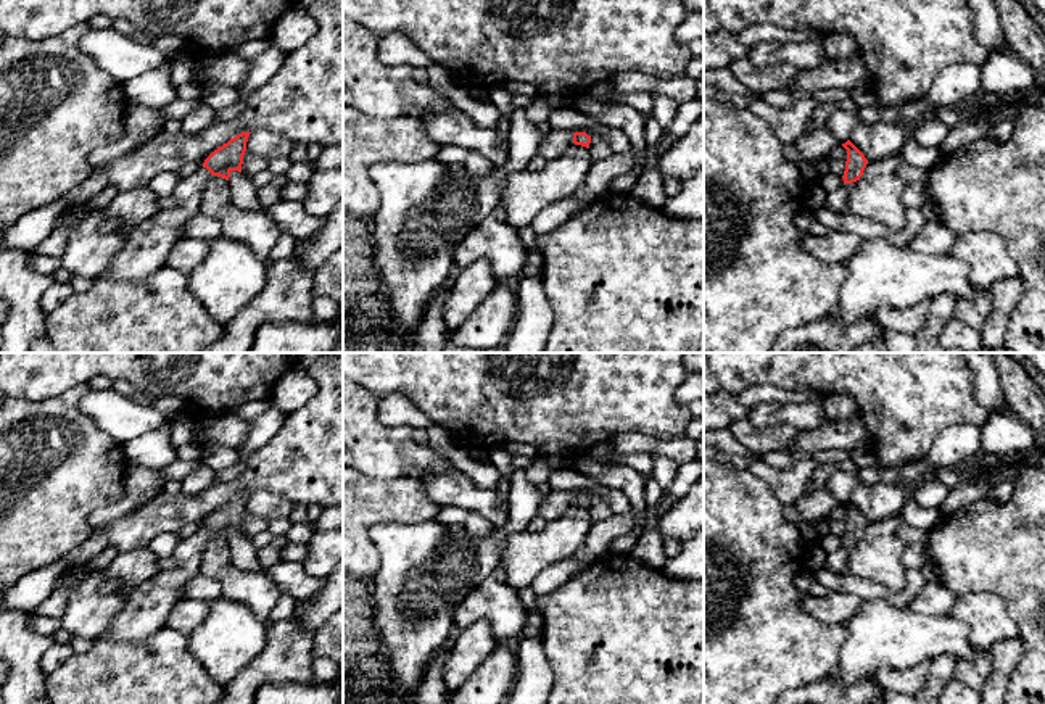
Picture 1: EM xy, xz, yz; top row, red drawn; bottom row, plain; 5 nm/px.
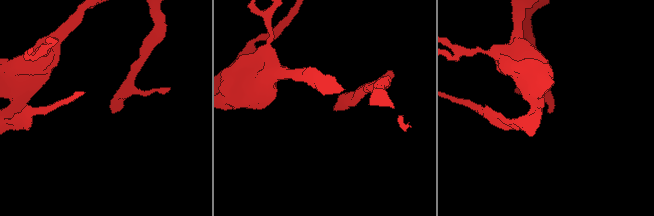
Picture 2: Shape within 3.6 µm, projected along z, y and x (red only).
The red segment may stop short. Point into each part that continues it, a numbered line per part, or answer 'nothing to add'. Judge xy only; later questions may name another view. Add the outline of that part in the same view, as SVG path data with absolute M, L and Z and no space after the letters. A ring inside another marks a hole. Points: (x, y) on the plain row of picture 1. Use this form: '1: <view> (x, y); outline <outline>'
1: xy (145, 611); outline M201 528L180 541L172 554L176 567L159 570L132 588L101 636L113 641L138 643L164 628L172 607L180 599L182 588L200 574L201 556L209 538L211 533Z

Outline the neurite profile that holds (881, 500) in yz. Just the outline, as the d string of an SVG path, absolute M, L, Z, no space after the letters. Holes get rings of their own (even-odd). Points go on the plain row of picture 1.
M878 482L874 485L857 485L849 501L871 524L898 514L907 498L908 493L900 485Z

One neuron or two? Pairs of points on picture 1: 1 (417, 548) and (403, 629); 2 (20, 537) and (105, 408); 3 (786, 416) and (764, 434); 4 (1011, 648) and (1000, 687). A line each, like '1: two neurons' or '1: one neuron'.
1: one neuron
2: two neurons
3: two neurons
4: one neuron

